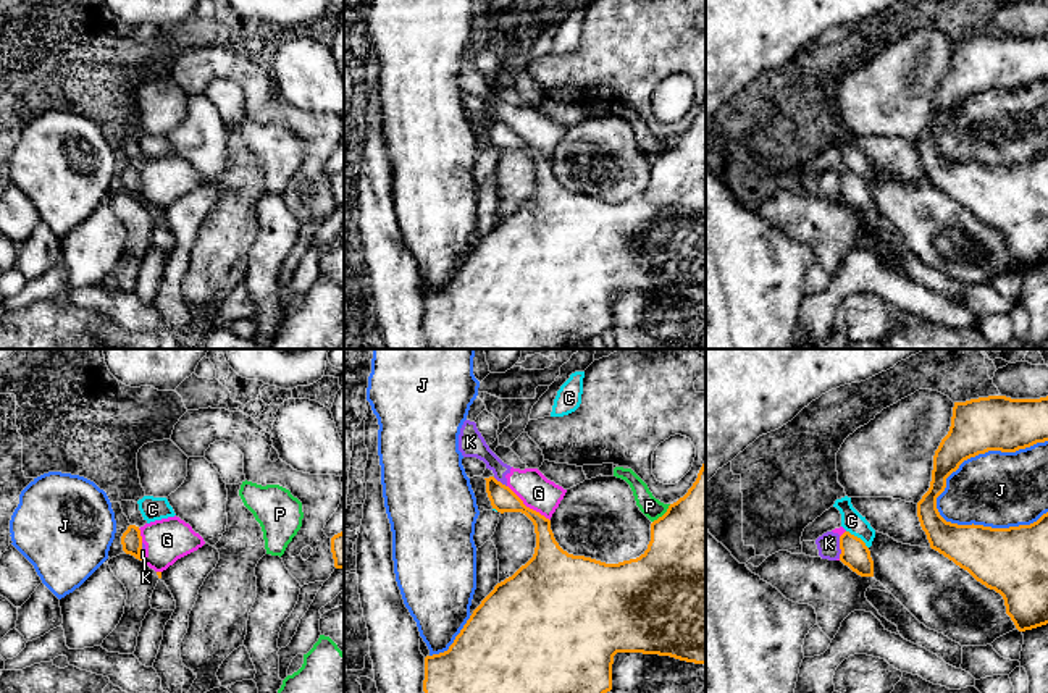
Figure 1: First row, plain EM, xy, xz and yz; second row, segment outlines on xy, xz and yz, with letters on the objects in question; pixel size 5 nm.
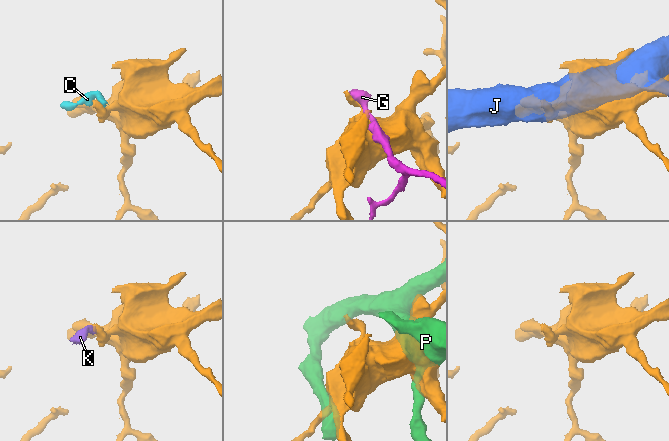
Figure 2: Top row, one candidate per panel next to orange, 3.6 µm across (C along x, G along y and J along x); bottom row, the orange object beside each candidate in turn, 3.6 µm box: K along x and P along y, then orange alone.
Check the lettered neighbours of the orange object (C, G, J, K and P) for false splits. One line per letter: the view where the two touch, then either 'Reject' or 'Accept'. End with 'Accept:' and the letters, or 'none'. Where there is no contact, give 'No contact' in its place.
C: Touches orange in yz. Reject
G: Touches orange in xz. Reject
J: Touches orange in yz. Reject
K: Touches orange in yz. Reject
P: Touches orange in xz. Reject
Accept: none

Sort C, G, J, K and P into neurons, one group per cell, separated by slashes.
C / G K / J / P

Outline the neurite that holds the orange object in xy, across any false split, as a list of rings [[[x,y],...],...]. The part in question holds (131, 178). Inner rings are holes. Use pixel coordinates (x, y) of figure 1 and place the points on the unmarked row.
[[[129,163],[128,168],[121,174],[121,183],[126,192],[131,192],[136,197],[142,199],[142,192],[140,192],[142,174],[140,174],[139,165]]]

